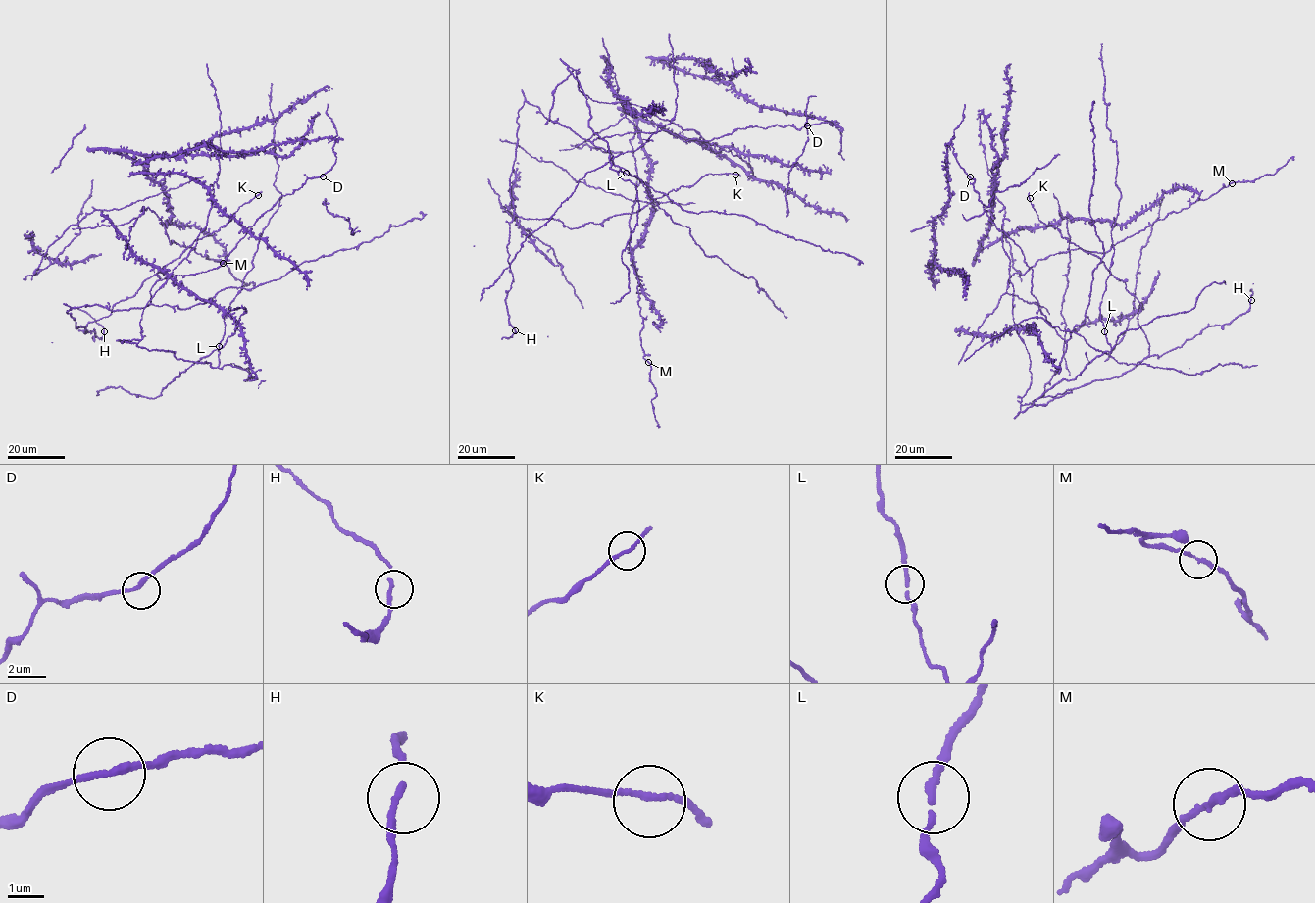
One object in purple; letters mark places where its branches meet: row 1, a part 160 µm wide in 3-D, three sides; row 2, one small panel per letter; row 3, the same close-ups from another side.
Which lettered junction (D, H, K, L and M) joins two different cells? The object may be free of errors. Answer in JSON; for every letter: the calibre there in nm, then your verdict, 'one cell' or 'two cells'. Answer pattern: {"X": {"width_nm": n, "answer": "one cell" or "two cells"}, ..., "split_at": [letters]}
{"D": {"width_nm": 170, "answer": "one cell"}, "H": {"width_nm": 160, "answer": "one cell"}, "K": {"width_nm": 160, "answer": "one cell"}, "L": {"width_nm": 160, "answer": "one cell"}, "M": {"width_nm": 170, "answer": "one cell"}, "split_at": []}

